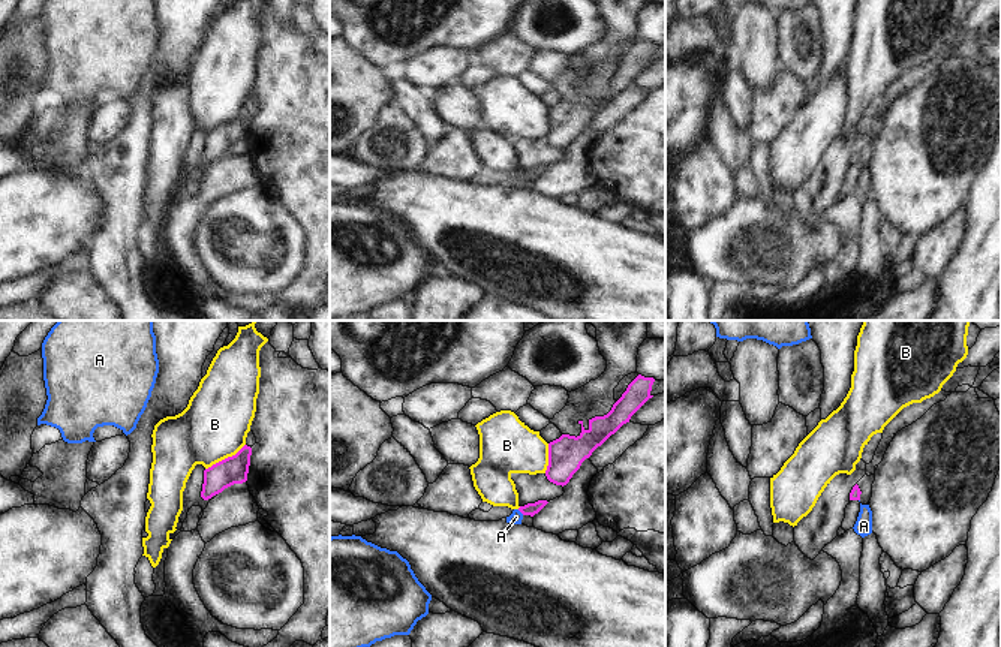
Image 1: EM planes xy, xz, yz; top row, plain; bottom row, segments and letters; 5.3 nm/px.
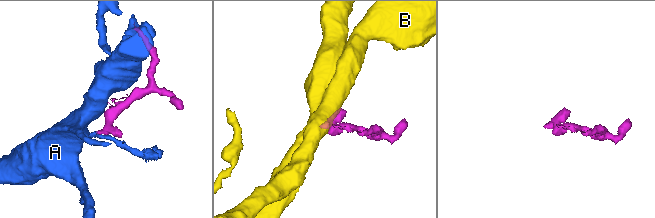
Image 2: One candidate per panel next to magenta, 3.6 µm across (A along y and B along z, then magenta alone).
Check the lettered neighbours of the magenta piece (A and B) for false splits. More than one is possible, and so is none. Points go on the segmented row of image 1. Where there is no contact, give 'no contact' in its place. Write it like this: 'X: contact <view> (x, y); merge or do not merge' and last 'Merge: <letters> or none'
A: contact xz (520, 511); do not merge
B: contact xy (225, 459); do not merge
Merge: none

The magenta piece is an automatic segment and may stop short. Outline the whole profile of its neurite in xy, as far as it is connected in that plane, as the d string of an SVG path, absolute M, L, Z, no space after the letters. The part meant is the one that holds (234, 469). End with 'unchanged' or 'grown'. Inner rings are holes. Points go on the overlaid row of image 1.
M244 445L235 455L205 469L201 497L208 500L234 484L246 482L250 466L250 455L252 448Z; unchanged

